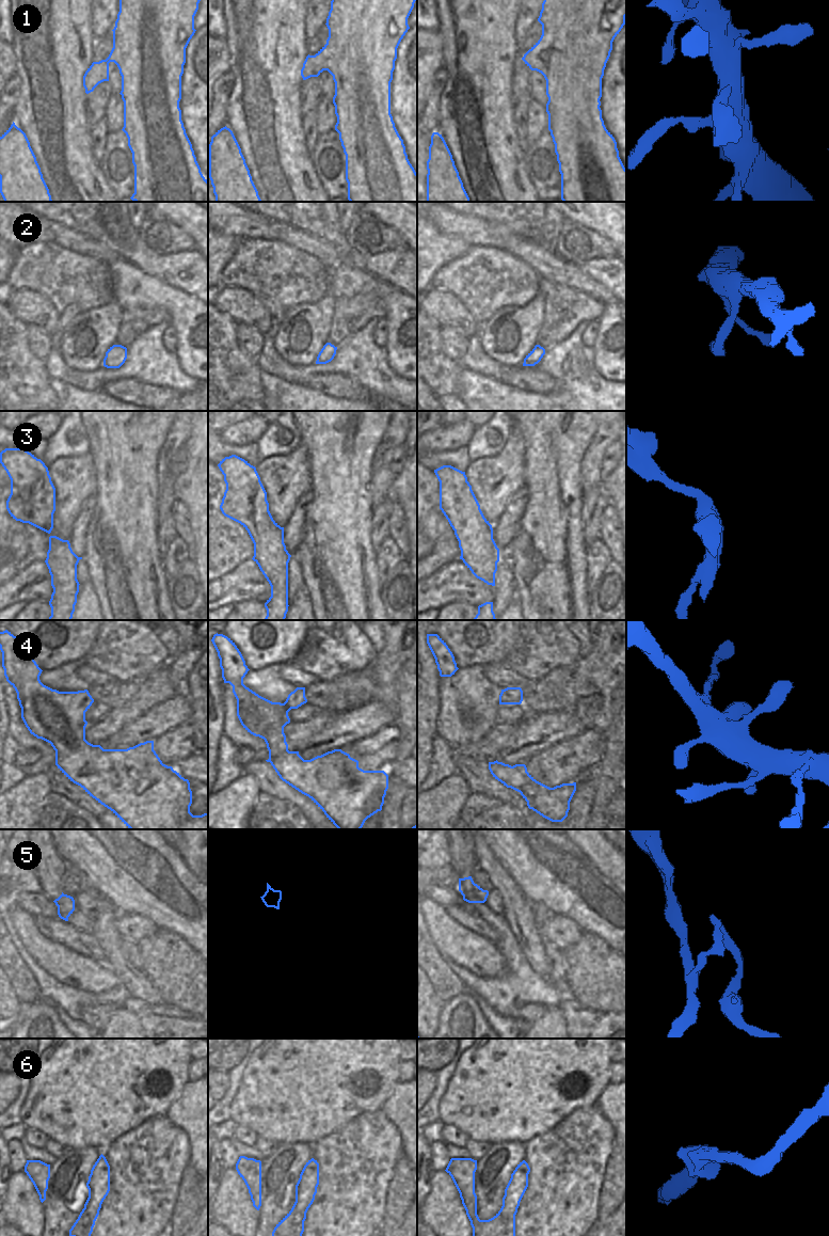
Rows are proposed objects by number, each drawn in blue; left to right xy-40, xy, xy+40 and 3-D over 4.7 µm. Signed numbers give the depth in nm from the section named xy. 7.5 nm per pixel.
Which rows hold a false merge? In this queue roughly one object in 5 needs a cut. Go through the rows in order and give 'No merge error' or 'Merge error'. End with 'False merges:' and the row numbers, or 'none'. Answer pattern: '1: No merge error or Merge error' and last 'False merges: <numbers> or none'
1: No merge error
2: No merge error
3: No merge error
4: No merge error
5: Merge error
6: No merge error
False merges: 5

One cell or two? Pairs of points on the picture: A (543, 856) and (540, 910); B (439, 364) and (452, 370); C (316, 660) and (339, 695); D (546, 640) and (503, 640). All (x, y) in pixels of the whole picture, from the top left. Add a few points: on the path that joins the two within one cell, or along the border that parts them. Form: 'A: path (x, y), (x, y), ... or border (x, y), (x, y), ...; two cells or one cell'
A: border (531, 902), (544, 904), (555, 915); two cells
B: path (442, 367), (445, 370), (449, 370); one cell
C: border (353, 671), (343, 674), (331, 680), (320, 681); two cells
D: border (519, 631), (515, 645), (503, 662); two cells

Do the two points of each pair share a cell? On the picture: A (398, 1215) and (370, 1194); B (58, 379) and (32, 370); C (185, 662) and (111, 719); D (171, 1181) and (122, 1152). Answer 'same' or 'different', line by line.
A: different
B: different
C: same
D: same

